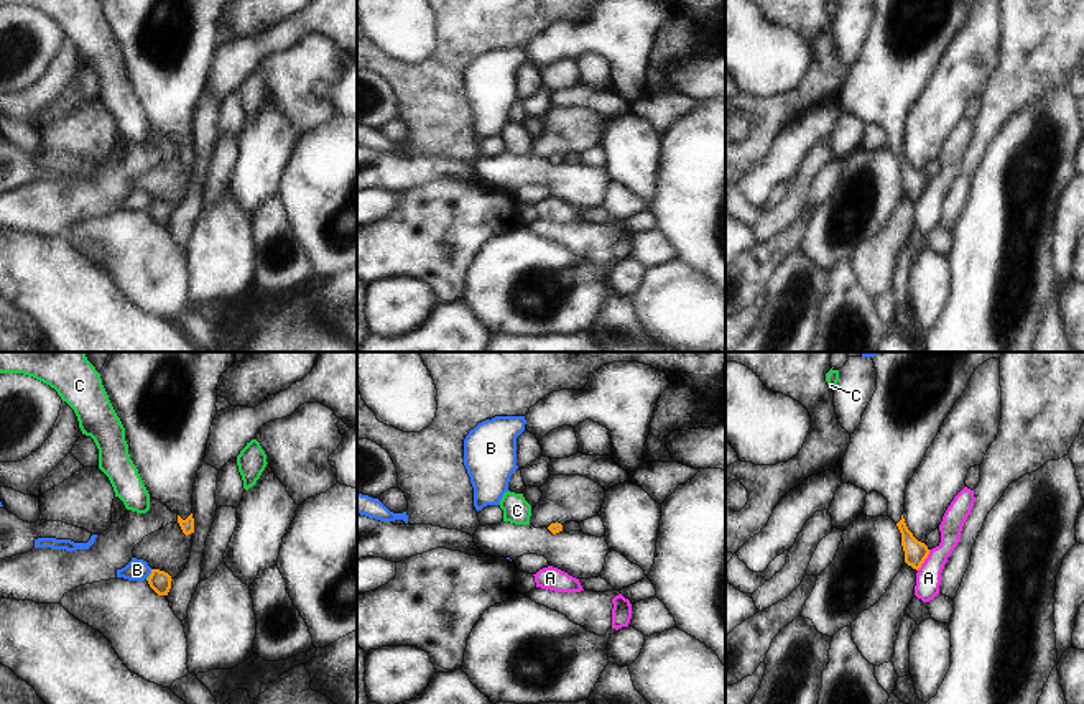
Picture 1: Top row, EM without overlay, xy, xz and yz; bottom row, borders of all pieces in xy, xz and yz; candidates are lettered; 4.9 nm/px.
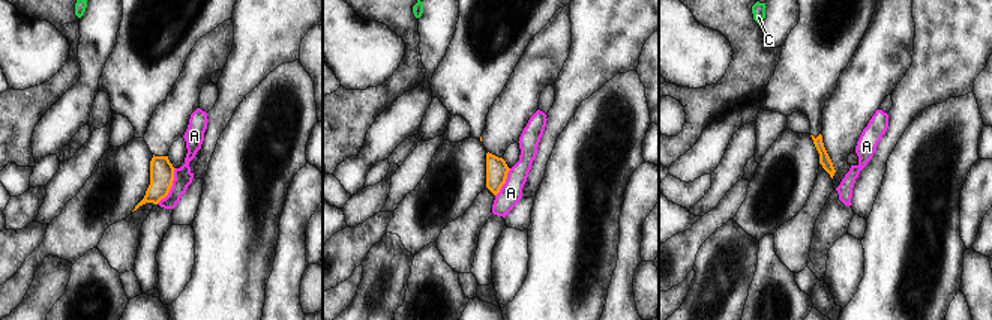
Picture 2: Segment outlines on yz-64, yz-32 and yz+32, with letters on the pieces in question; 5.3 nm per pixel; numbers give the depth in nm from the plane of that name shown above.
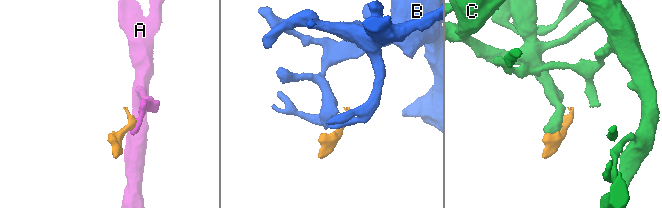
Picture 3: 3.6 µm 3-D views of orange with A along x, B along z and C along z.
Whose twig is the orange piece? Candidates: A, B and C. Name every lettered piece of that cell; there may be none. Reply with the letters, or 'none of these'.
none of these

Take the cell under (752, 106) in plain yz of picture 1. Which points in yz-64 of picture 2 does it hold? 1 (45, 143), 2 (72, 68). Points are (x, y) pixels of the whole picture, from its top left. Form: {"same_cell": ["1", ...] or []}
{"same_cell": ["2"]}

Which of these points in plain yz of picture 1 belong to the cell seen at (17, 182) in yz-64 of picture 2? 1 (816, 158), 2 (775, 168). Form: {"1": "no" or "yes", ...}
{"1": "no", "2": "yes"}

